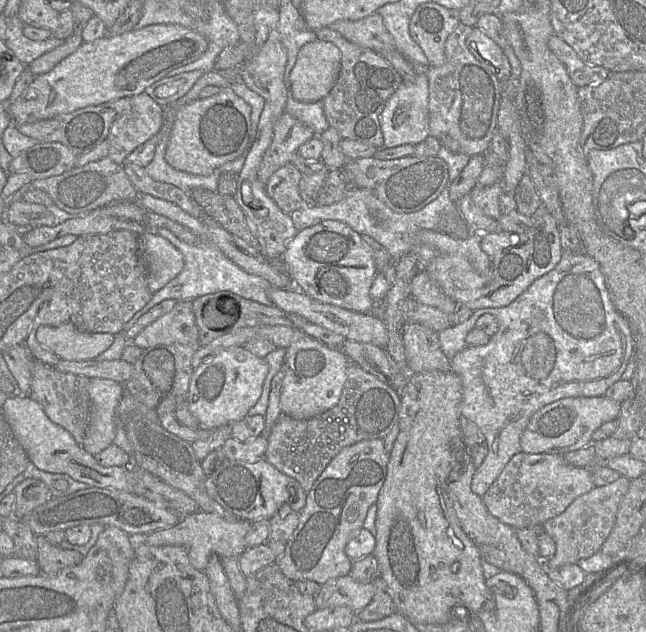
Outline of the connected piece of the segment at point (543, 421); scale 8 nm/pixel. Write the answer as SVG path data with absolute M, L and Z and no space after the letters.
M604 396L568 397L547 404L530 419L520 437L522 452L529 454L547 453L564 455L579 450L591 443L592 433L602 424L616 420L621 403Z

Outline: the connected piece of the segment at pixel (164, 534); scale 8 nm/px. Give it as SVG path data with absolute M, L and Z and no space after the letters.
M198 511L183 516L175 526L158 530L144 538L144 542L152 546L183 546L188 549L191 565L200 571L207 567L211 554L217 554L221 559L226 557L239 558L247 549L246 535L252 523L246 520L227 520L216 514Z

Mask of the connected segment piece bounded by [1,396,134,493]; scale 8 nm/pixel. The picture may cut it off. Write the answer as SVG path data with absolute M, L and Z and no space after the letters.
M28 396L8 398L3 403L1 412L26 451L29 460L40 470L67 474L89 487L112 488L133 493L134 479L131 465L110 467L100 465L67 430L53 423L35 400Z

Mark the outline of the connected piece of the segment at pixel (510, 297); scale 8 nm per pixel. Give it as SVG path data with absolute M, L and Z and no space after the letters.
M540 205L531 218L532 226L521 234L473 232L466 239L459 239L438 231L421 230L414 235L414 246L428 246L435 250L436 256L423 269L441 291L455 302L465 305L471 311L505 307L561 260L560 230L554 217Z

